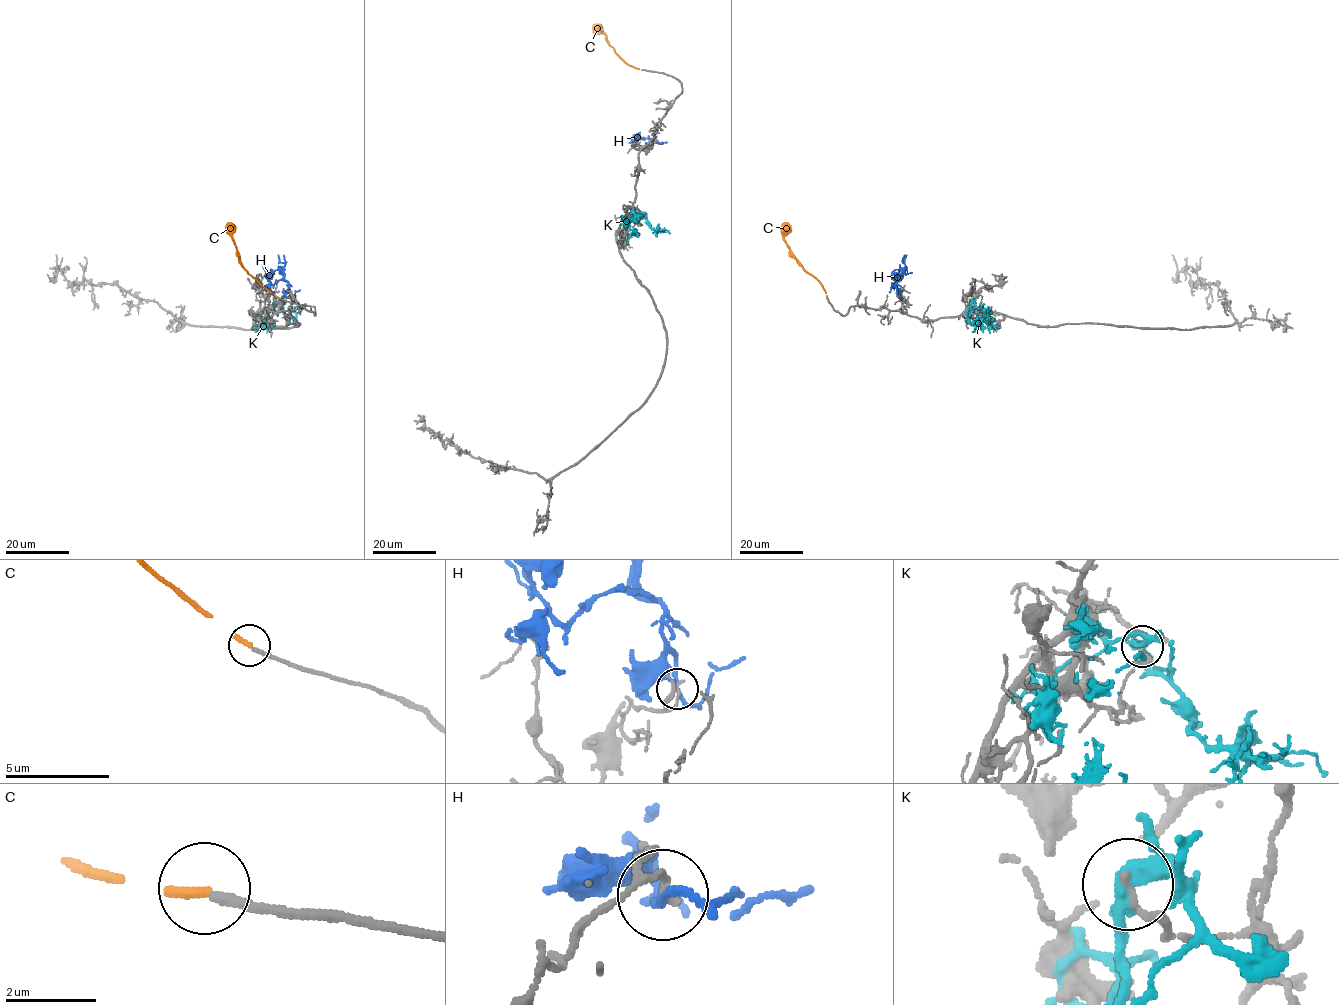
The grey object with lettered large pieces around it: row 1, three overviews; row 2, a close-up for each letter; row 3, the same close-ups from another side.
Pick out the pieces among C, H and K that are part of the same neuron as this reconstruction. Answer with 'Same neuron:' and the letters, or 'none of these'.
Same neuron: none of these

